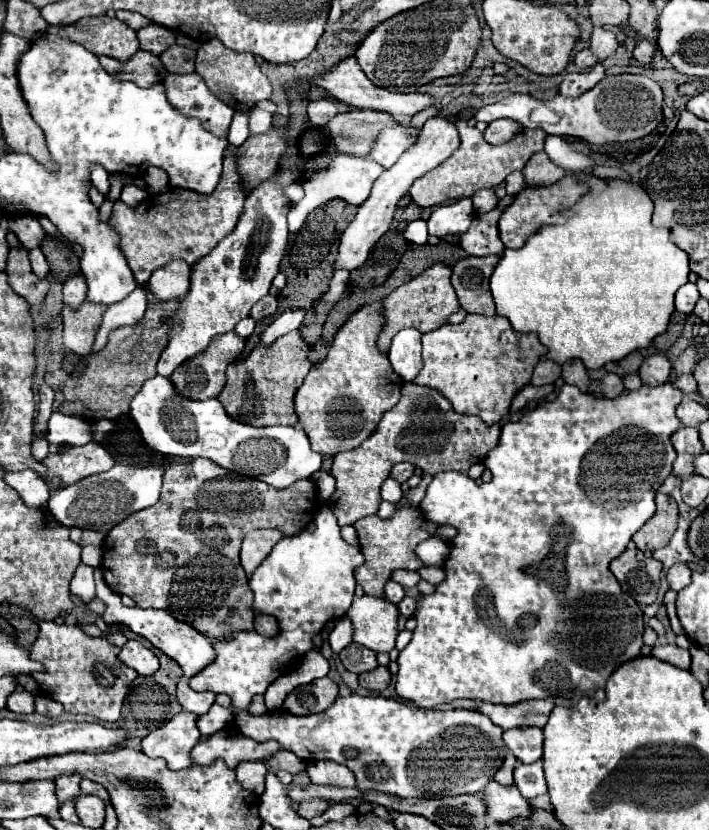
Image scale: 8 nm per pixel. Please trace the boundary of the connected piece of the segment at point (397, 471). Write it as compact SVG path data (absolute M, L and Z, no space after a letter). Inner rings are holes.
M398 463L392 467L392 473L390 473L390 477L396 479L398 483L406 483L412 475L414 475L414 467L410 463Z

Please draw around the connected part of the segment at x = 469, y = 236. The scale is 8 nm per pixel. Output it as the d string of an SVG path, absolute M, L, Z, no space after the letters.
M492 209L488 213L476 215L472 219L470 229L460 237L460 245L468 255L484 257L490 253L500 255L504 251L504 245L498 237L498 219L500 209Z

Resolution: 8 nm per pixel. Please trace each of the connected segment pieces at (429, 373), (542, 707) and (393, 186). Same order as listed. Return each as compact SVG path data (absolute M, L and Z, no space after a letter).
M466 315L460 325L442 325L422 335L422 363L424 367L416 375L414 383L440 391L454 407L456 413L478 415L484 423L498 423L510 409L510 401L518 389L522 389L530 377L534 365L546 353L546 347L538 341L536 333L516 333L506 317L494 315Z
M550 699L542 701L524 701L518 705L494 705L494 703L478 703L476 711L490 717L490 721L498 727L512 729L512 727L544 727L548 721L554 703Z
M432 117L424 123L422 127L422 133L420 133L420 143L416 143L416 147L412 147L412 151L404 153L396 165L392 165L390 169L384 169L384 173L376 179L374 187L372 187L372 193L370 197L358 207L358 213L354 217L354 221L346 227L346 231L342 233L340 237L340 247L338 247L338 259L336 259L336 265L340 267L346 267L346 269L358 269L370 249L374 247L374 243L388 231L390 223L392 223L392 215L394 215L394 209L400 201L400 197L404 197L408 193L408 189L412 187L412 183L416 179L420 179L424 173L432 171L434 167L438 167L442 161L446 161L454 149L460 145L460 137L458 137L458 131L454 127L454 123L450 123L448 119L444 117Z

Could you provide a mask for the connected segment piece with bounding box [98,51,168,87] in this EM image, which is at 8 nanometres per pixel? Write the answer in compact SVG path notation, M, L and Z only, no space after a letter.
M138 51L130 61L120 63L112 57L98 57L100 65L108 71L114 73L122 79L130 79L136 81L140 87L150 87L152 83L164 81L164 77L168 75L164 65L160 63L160 59L148 51Z

